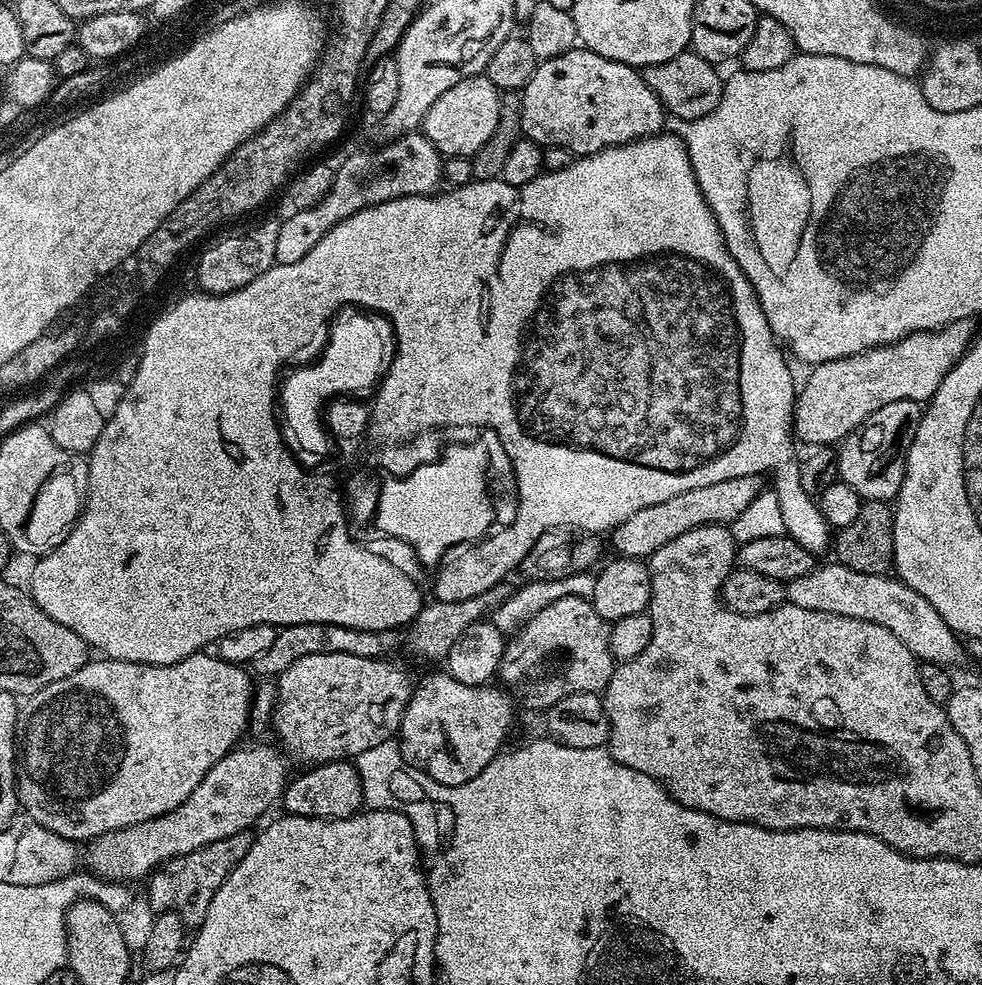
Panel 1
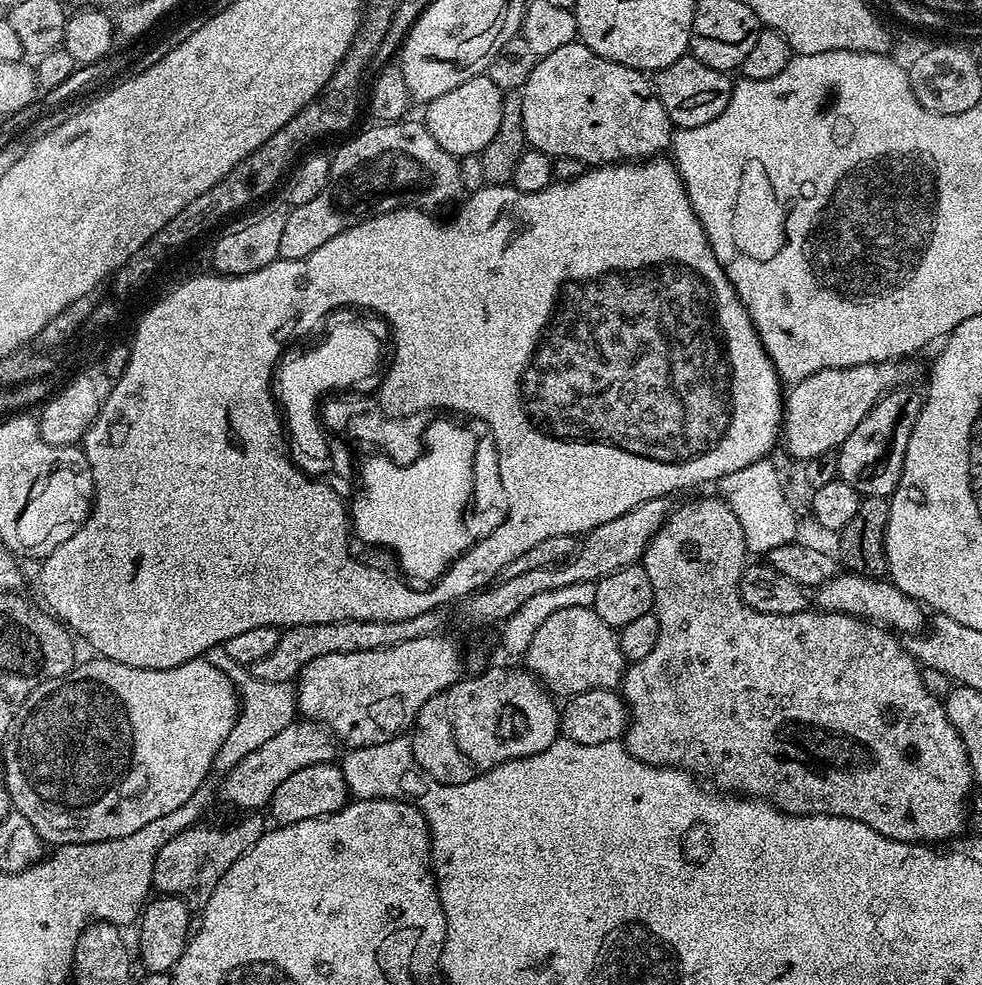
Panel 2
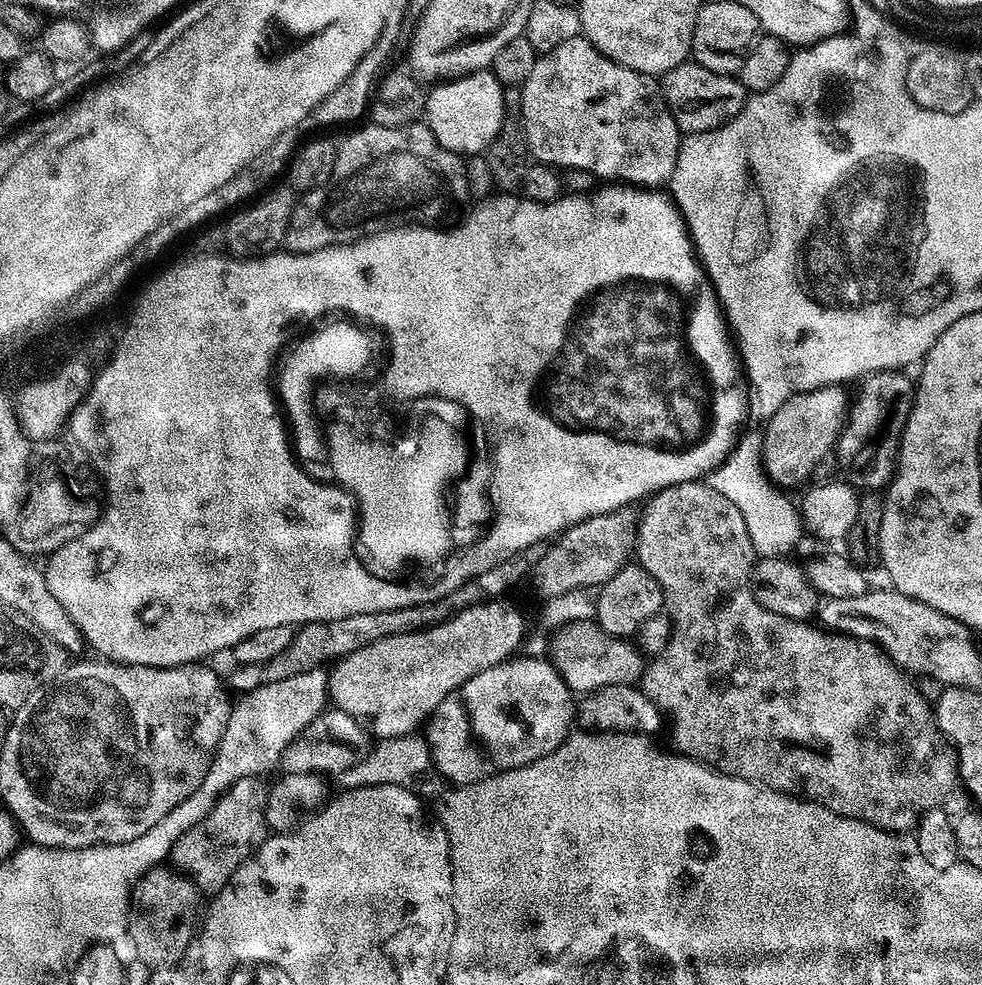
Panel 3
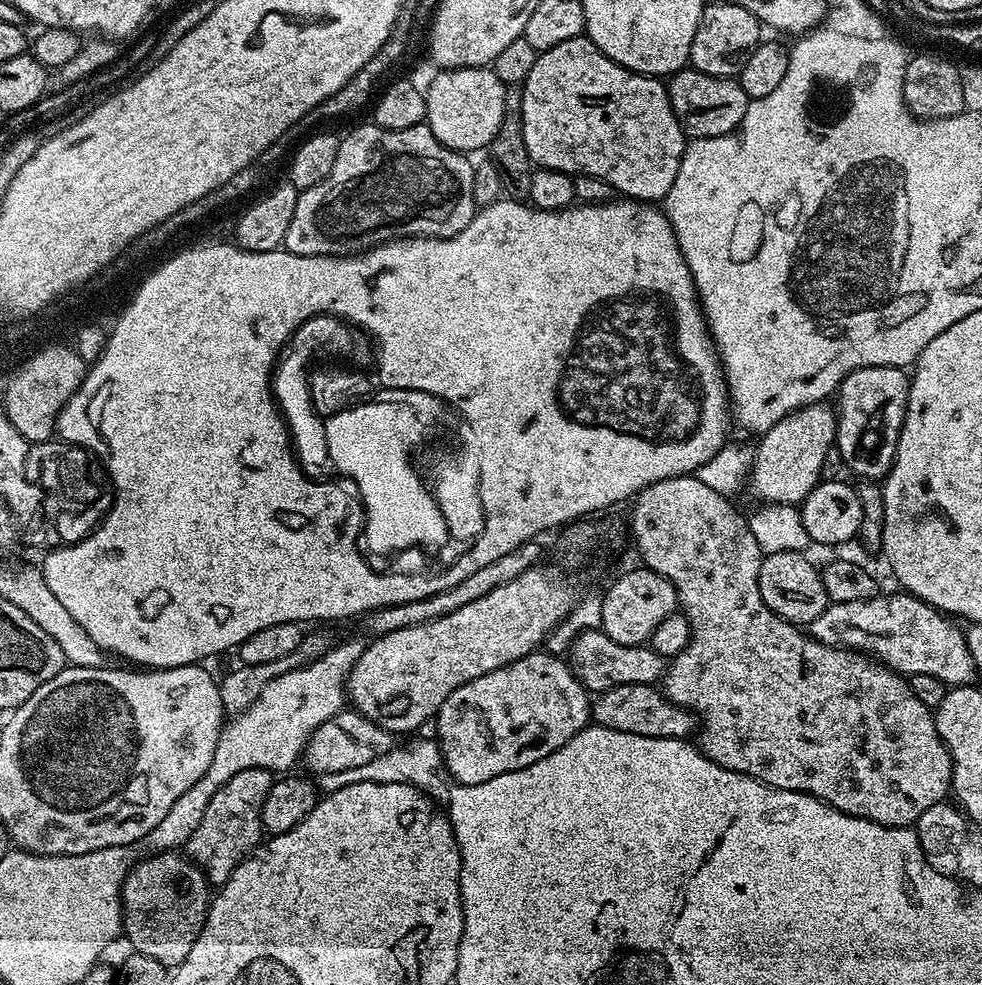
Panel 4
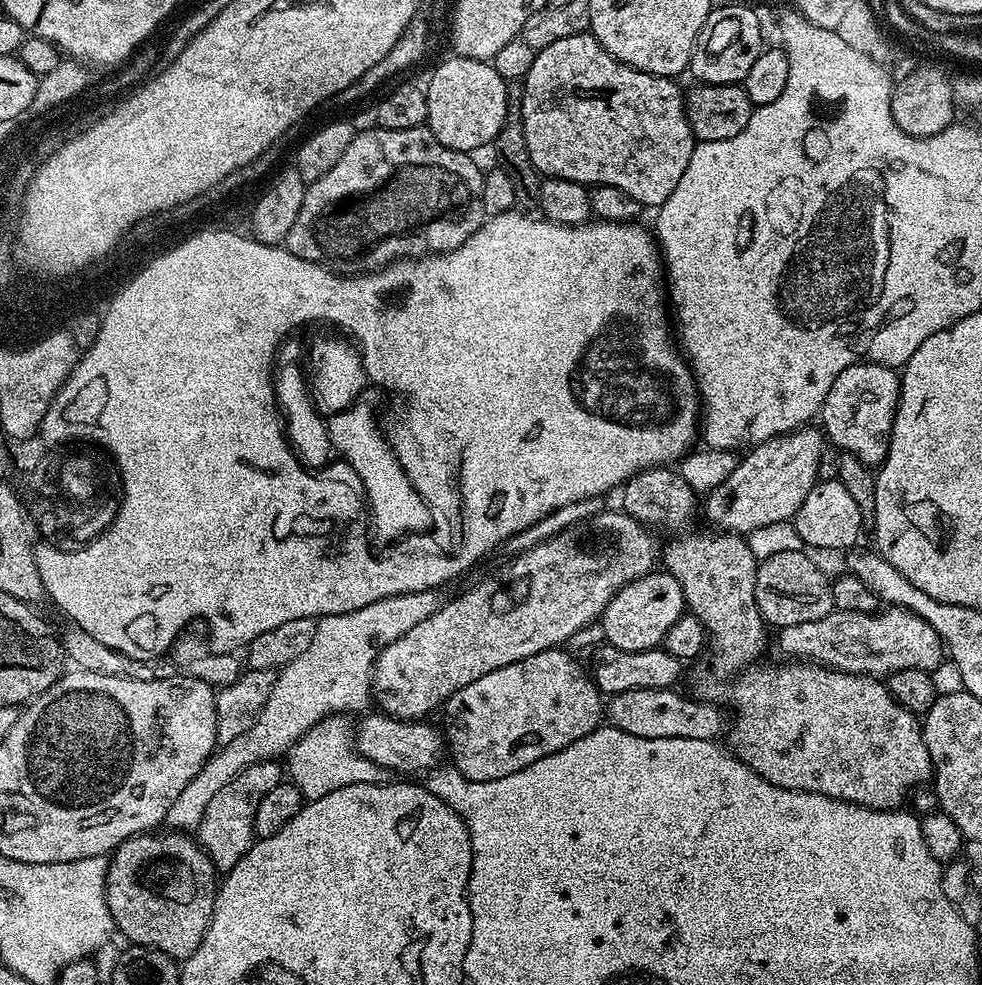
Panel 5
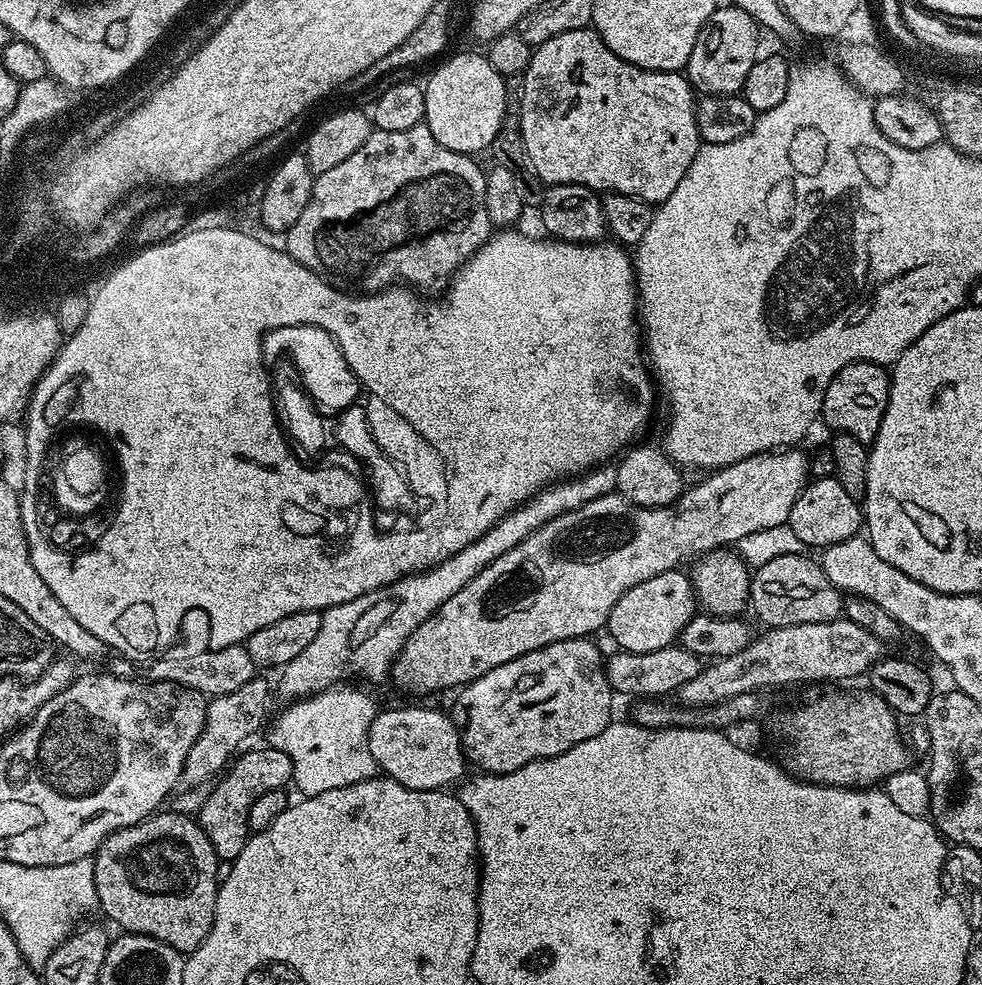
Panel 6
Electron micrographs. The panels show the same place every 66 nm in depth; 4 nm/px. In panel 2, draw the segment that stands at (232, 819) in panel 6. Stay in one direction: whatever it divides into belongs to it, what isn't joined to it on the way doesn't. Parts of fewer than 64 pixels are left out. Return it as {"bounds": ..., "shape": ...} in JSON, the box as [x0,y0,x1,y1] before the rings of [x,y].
{"bounds":[152,814,266,910],"shape":[[[244,814],[240,824],[232,824],[229,828],[200,828],[193,826],[182,830],[162,850],[158,850],[154,870],[152,871],[152,887],[157,893],[165,896],[177,896],[187,902],[189,909],[203,910],[206,902],[210,902],[210,894],[214,894],[214,886],[222,882],[222,874],[242,858],[258,841],[263,838],[266,825],[263,815]]]}

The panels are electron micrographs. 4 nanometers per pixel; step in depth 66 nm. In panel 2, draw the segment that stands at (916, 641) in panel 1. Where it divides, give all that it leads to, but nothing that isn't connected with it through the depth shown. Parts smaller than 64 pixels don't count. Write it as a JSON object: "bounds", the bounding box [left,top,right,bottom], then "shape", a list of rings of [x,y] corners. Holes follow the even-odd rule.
{"bounds":[814,574,925,634],"shape":[[[838,574],[815,589],[814,604],[822,612],[841,612],[847,616],[858,616],[869,622],[883,622],[893,633],[916,634],[925,627],[925,609],[920,601],[902,594],[895,584],[884,578]],[[924,611],[924,612],[923,612]],[[885,620],[885,621],[884,621]],[[924,624],[924,625],[923,625]],[[921,627],[921,628],[920,628]]]}

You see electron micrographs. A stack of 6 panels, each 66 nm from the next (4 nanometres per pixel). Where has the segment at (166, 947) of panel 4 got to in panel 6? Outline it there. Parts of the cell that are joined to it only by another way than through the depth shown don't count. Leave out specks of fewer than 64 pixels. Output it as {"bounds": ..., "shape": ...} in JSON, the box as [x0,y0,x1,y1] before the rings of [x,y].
{"bounds":[94,810,218,954],"shape":[[[161,810],[146,817],[142,822],[138,822],[134,826],[126,826],[122,830],[118,830],[114,835],[106,837],[104,844],[94,853],[96,903],[99,911],[104,911],[120,927],[120,930],[123,930],[125,933],[149,936],[155,940],[166,942],[166,946],[174,946],[174,950],[178,950],[182,954],[191,954],[204,941],[206,934],[210,934],[212,923],[216,917],[216,890],[218,887],[216,864],[218,865],[218,857],[214,846],[210,842],[210,838],[206,838],[206,834],[200,828],[199,823],[191,815],[175,810],[169,810],[169,812]]]}

